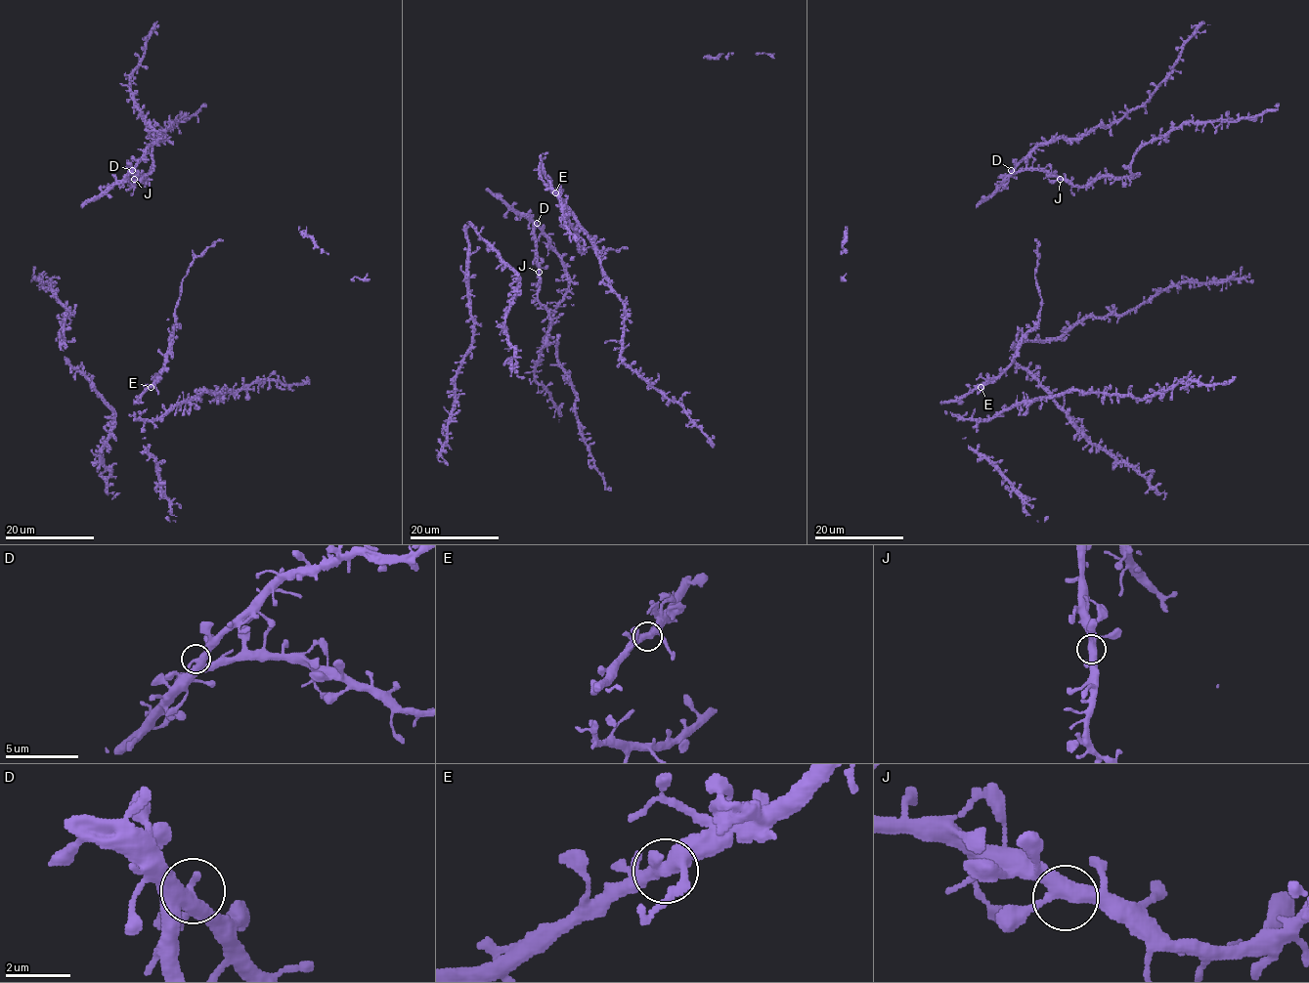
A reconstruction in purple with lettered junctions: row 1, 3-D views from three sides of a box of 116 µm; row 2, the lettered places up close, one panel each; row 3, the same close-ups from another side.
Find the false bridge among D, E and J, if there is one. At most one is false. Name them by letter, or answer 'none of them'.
none of them

